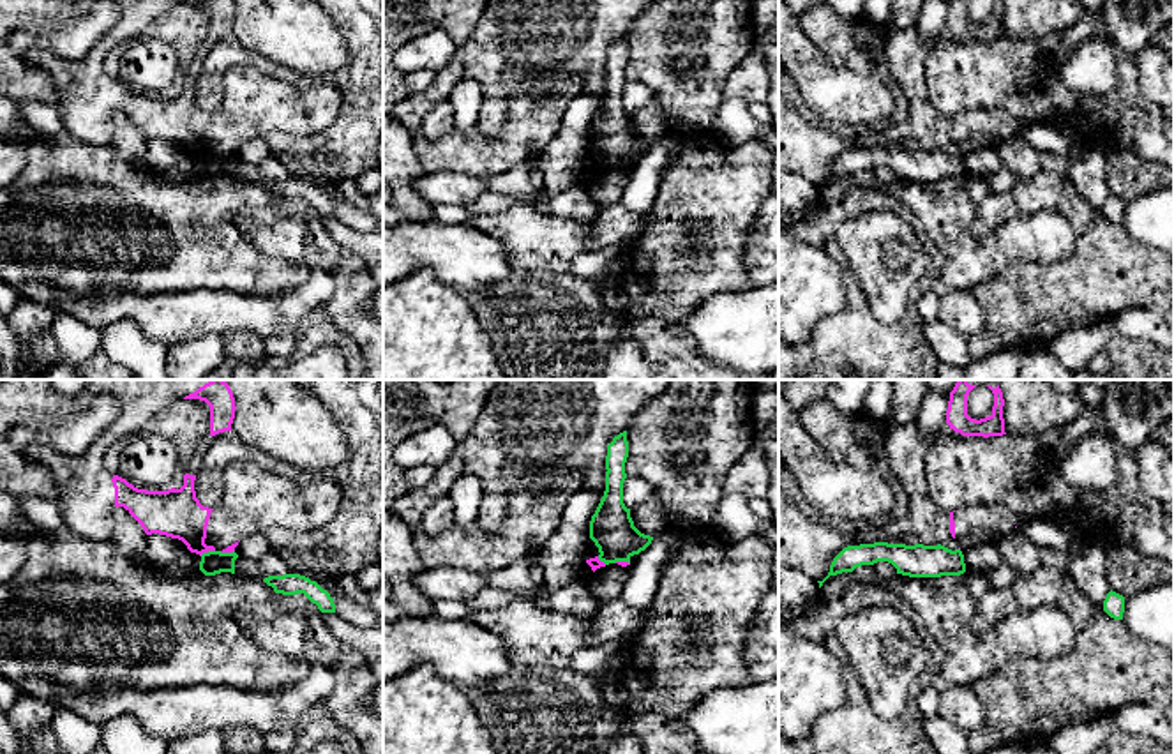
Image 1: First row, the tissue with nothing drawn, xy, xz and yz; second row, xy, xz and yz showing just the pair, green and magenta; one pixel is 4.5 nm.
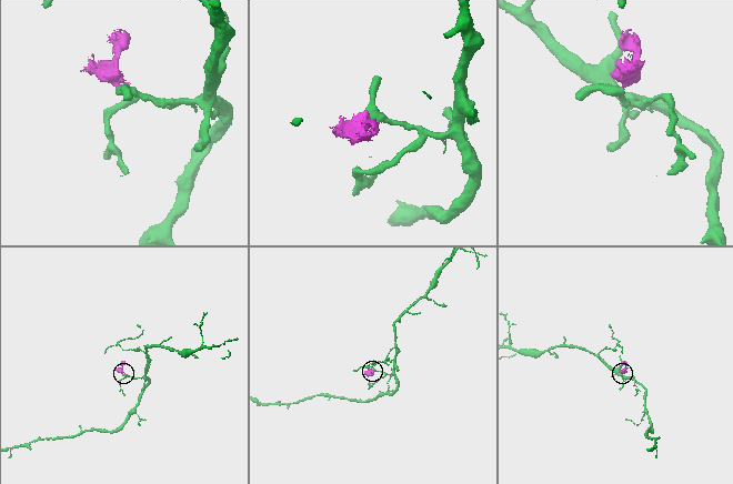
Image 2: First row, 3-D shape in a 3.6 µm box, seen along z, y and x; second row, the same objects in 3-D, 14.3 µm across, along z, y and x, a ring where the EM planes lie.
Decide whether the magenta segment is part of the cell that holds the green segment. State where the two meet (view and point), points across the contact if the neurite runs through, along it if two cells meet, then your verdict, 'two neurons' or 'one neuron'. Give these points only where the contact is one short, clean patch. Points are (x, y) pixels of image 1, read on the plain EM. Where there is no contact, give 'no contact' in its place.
meets green in xy at (209, 156); border along xy (214, 154), (200, 159); two neurons

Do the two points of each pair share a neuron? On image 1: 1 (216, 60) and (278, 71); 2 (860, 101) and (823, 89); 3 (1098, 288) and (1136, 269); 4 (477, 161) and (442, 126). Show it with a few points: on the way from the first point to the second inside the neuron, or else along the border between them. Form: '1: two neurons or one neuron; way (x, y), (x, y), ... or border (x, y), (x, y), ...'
1: one neuron; way (232, 59), (255, 59), (262, 62)
2: one neuron; way (851, 99), (832, 96)
3: one neuron; way (1107, 279), (1123, 279), (1127, 276)
4: two neurons; border (447, 99), (424, 115), (421, 133), (428, 140)

